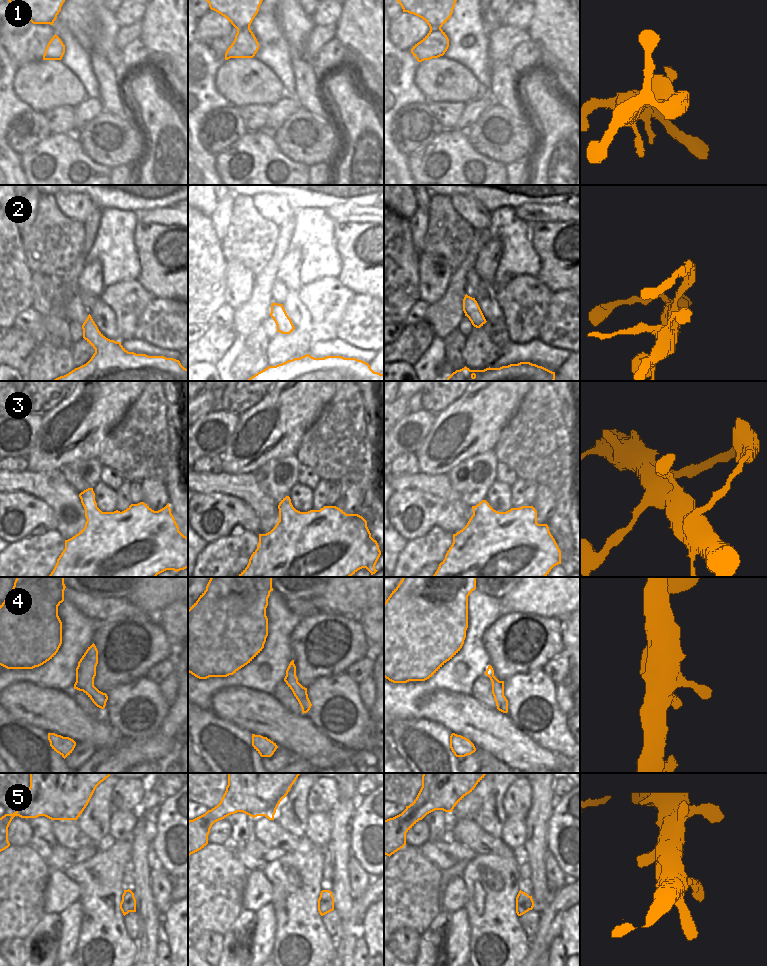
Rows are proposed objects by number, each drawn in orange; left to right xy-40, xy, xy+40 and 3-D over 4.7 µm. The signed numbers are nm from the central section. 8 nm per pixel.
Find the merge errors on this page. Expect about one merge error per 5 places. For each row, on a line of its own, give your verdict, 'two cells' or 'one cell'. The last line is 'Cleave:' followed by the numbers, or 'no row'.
1: one cell
2: two cells
3: one cell
4: one cell
5: one cell
Cleave: 2

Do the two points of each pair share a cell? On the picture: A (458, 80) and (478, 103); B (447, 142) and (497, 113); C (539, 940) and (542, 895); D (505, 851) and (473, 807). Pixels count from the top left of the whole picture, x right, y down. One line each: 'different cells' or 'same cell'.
A: different cells
B: different cells
C: different cells
D: different cells

